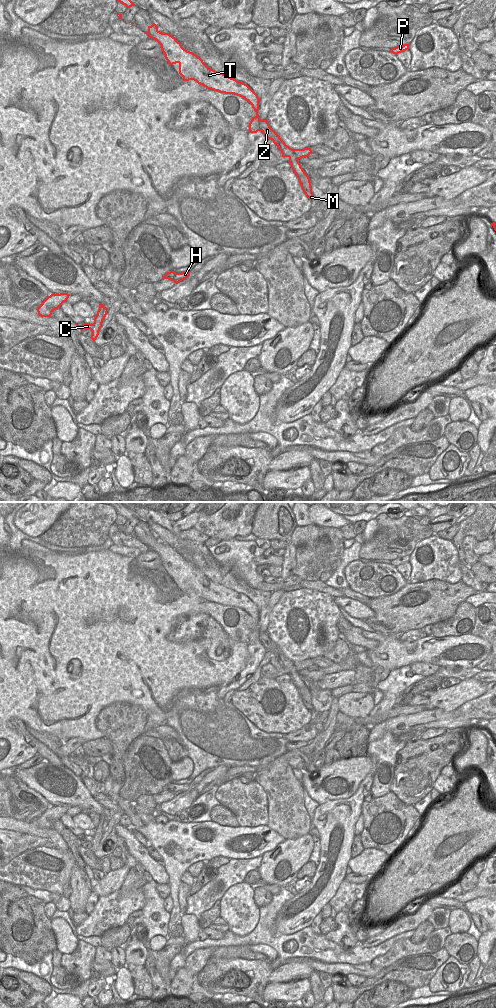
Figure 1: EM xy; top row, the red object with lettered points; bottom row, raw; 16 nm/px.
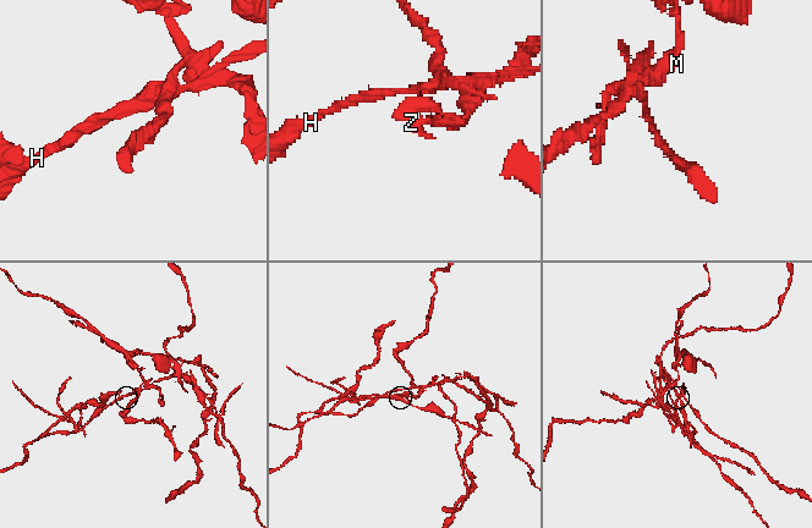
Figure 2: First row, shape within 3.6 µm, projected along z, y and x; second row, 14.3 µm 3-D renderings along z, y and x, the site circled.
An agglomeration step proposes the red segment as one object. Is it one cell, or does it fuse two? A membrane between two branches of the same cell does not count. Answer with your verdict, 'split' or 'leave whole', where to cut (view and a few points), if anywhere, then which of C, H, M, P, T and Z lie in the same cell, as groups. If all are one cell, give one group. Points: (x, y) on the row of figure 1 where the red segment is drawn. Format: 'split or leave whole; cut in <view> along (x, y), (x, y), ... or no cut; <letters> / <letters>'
split; cut in xy along (93, 323), (92, 331); C / H M P T Z

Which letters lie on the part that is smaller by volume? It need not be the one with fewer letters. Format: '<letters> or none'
C.

